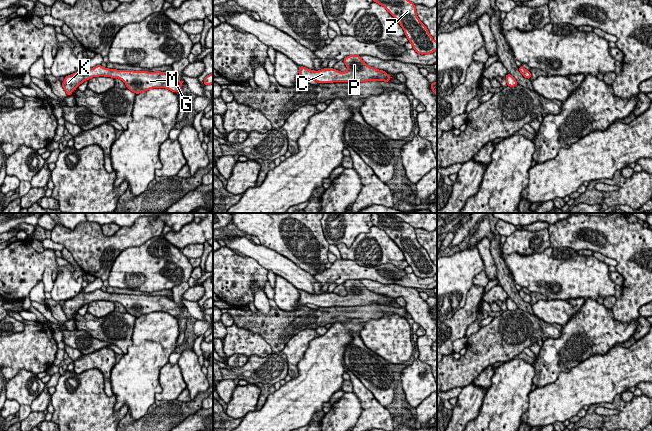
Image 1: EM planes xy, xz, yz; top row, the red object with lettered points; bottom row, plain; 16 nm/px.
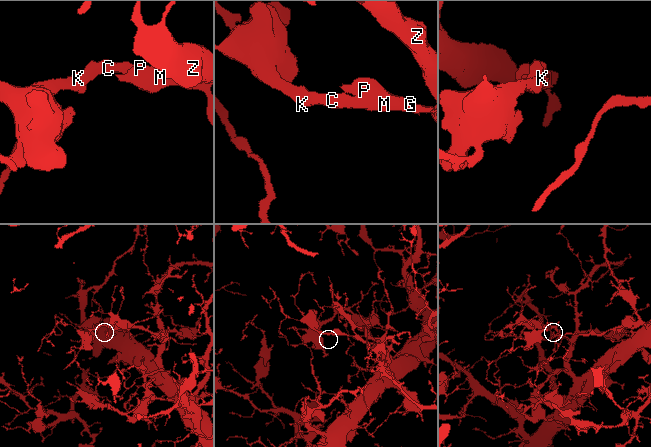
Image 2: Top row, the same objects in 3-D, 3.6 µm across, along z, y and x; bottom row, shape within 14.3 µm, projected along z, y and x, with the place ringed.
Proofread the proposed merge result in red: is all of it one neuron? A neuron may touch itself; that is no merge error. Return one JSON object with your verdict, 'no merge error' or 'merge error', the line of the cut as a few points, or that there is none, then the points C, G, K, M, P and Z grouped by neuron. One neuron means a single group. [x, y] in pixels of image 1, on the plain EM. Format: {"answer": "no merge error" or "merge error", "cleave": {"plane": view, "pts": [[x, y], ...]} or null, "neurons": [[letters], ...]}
{"answer": "no merge error", "cleave": null, "neurons": [["C", "G", "K", "M", "P", "Z"]]}

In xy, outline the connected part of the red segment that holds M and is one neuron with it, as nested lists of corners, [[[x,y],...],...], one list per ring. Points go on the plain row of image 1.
[[[97,289],[91,293],[81,291],[76,297],[66,300],[62,311],[65,313],[66,318],[71,320],[71,317],[85,304],[98,300],[119,302],[126,308],[127,313],[136,318],[160,311],[169,313],[172,316],[178,316],[184,306],[175,303],[172,298],[166,296],[116,294]]]

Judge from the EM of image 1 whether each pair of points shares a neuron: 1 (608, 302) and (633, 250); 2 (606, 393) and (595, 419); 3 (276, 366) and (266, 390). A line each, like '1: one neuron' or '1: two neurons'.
1: two neurons
2: two neurons
3: two neurons

